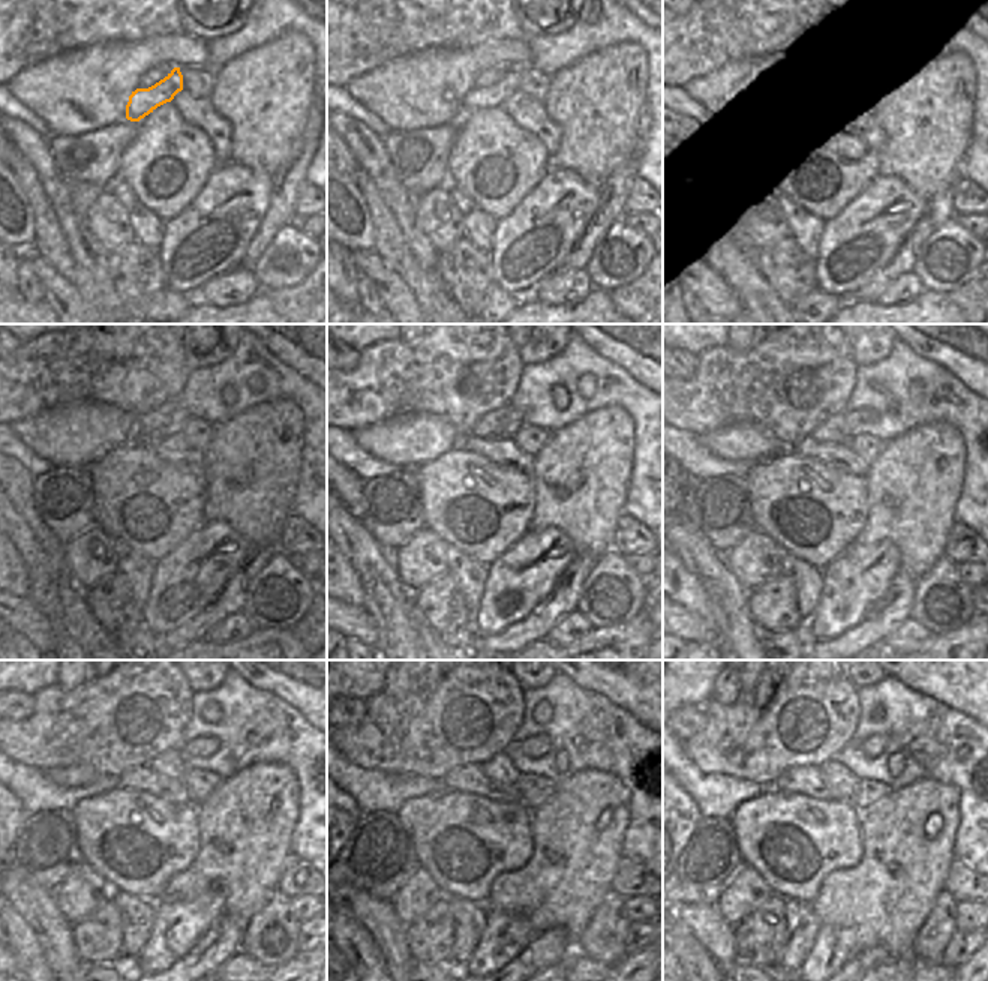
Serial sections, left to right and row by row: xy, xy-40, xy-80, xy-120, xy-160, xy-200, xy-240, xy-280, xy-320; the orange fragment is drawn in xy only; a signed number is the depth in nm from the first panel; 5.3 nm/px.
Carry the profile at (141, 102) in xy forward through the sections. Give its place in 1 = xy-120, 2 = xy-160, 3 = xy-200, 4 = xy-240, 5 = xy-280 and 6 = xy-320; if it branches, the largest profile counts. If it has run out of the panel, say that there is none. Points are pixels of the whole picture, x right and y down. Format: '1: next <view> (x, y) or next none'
1: next xy-120 (179, 417)
2: next xy-160 (514, 419)
3: next xy-200 (853, 417)
4: next xy-240 (201, 746)
5: next xy-280 (537, 746)
6: next xy-320 (873, 746)

